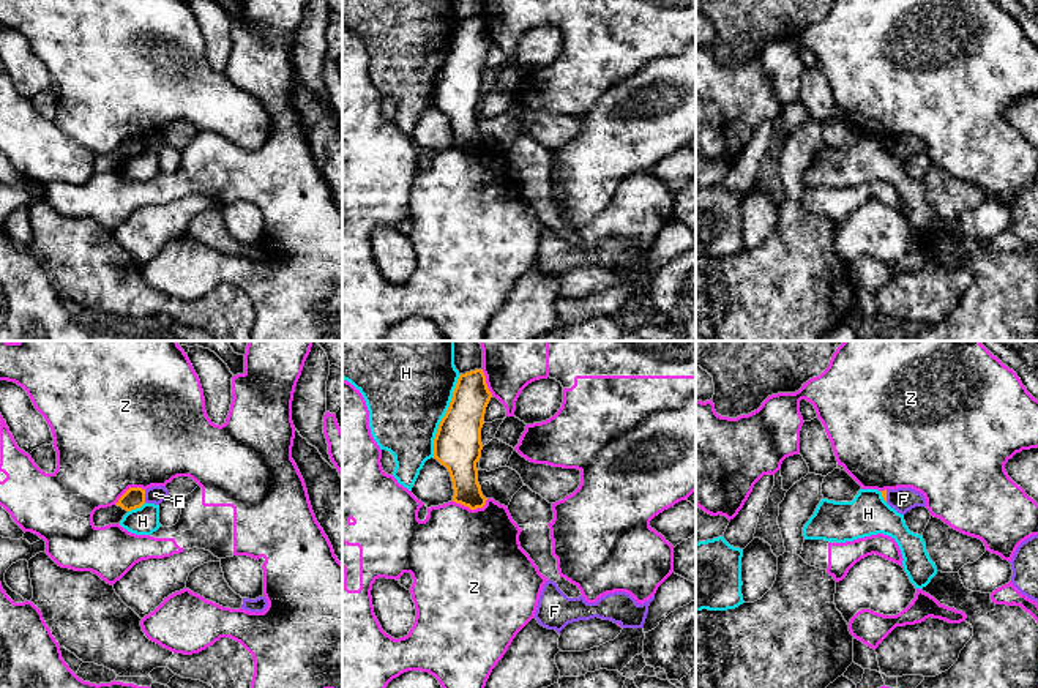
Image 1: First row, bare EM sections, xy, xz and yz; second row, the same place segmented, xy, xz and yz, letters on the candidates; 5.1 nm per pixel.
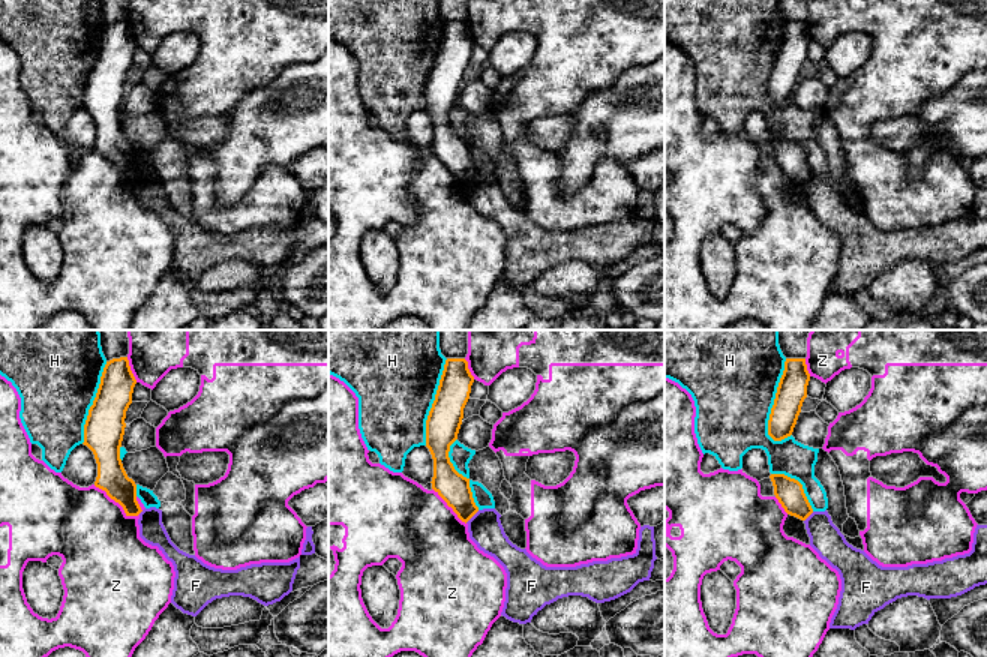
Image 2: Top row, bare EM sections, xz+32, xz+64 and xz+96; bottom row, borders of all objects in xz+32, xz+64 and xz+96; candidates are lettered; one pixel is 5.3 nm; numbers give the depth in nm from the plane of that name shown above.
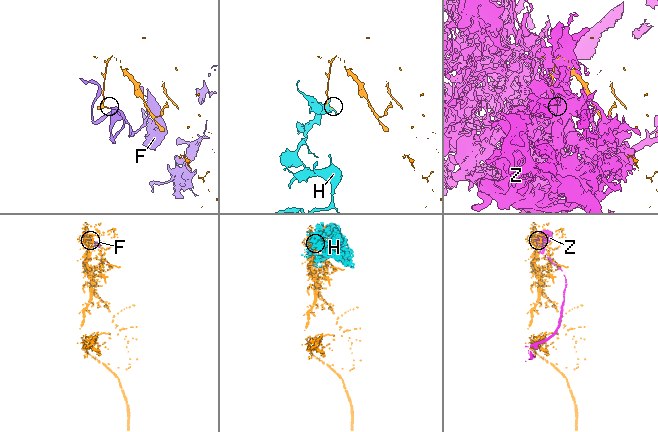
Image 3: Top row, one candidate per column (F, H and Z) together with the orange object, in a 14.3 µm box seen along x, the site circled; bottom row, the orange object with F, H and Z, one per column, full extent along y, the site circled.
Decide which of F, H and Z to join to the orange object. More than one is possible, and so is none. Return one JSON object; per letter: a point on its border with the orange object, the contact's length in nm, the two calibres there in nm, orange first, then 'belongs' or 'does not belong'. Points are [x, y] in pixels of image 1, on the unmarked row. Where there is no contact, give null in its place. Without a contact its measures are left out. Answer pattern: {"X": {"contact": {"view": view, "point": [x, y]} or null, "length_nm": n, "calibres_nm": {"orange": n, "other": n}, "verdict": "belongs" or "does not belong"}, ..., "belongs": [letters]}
{"F": {"contact": {"view": "xy", "point": [144, 142]}, "length_nm": 70, "calibres_nm": {"orange": 110, "other": 90}, "verdict": "does not belong"}, "H": {"contact": {"view": "xz", "point": [445, 62]}, "length_nm": 440, "calibres_nm": {"orange": 240, "other": 420}, "verdict": "does not belong"}, "Z": {"contact": {"view": "xz", "point": [470, 155]}, "length_nm": 190, "calibres_nm": {"orange": 160, "other": 500}, "verdict": "does not belong"}, "belongs": []}

